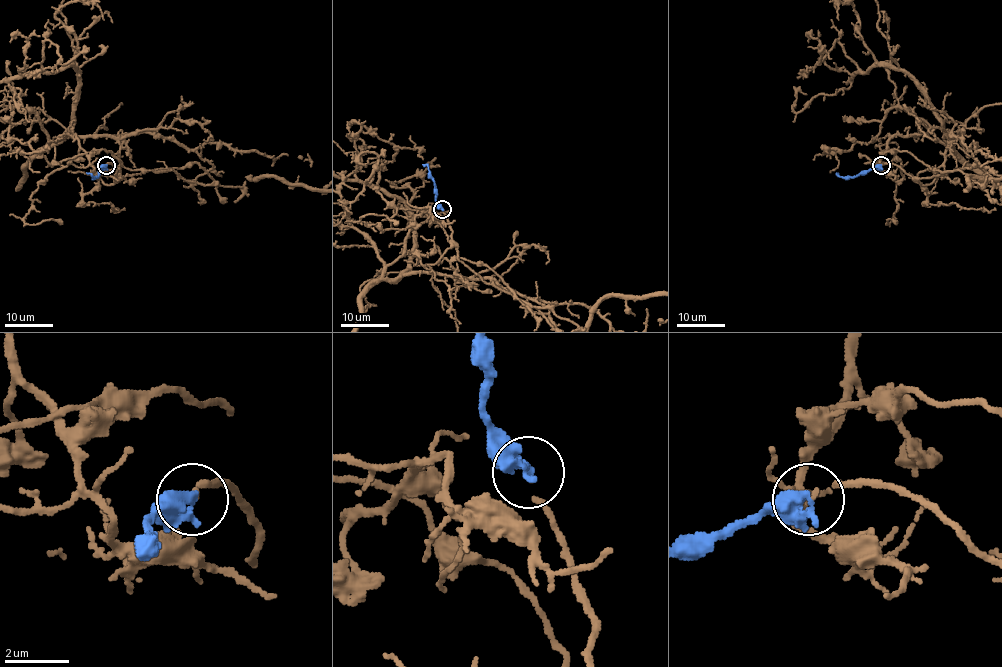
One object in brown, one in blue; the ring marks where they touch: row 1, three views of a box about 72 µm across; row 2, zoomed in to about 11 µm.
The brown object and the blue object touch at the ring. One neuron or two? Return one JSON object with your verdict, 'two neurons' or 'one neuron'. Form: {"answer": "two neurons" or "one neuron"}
{"answer": "one neuron"}

